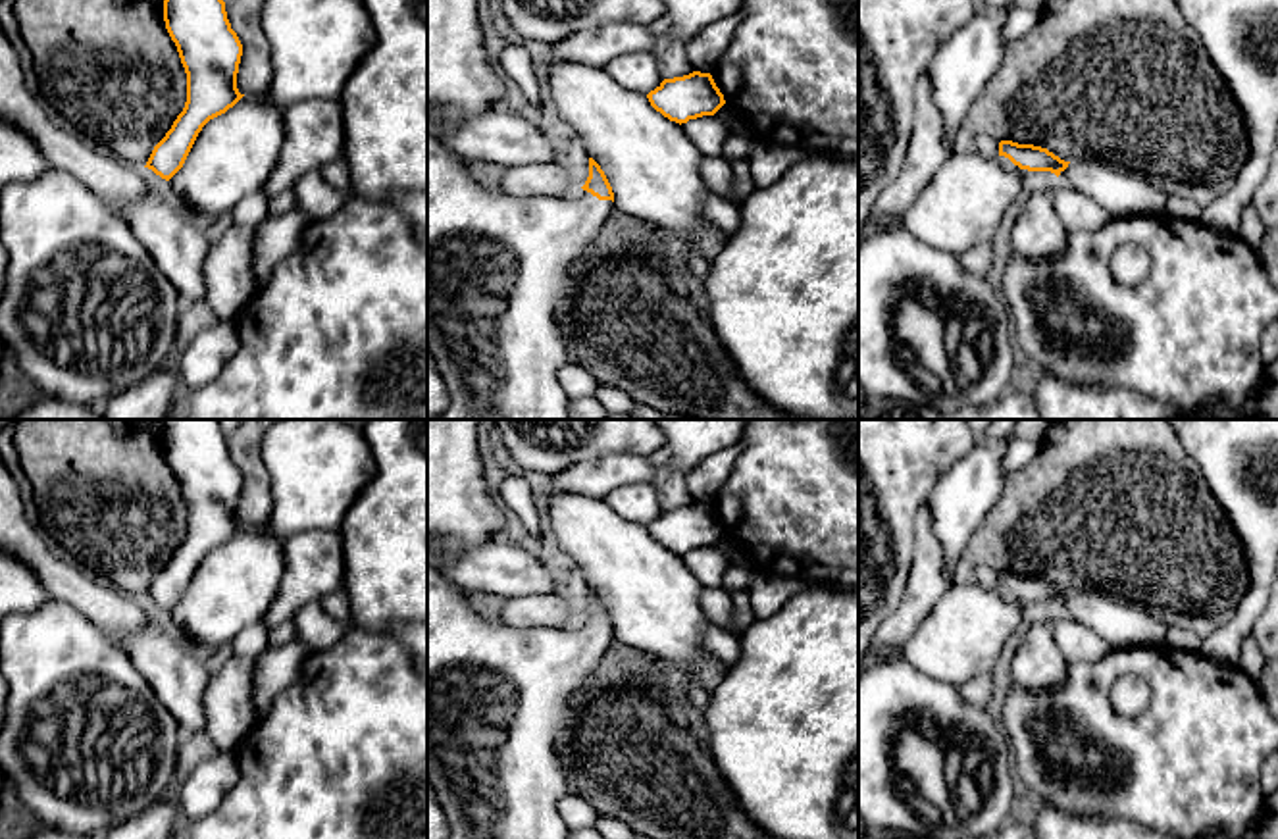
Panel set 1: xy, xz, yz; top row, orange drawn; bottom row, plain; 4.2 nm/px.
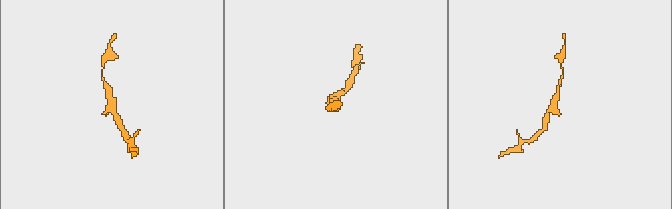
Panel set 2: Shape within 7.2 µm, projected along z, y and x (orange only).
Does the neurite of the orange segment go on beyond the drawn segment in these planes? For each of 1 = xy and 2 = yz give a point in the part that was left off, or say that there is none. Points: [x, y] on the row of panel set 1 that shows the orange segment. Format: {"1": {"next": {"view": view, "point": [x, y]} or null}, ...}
{"1": {"next": null}, "2": {"next": {"view": "yz", "point": [1121, 193]}}}

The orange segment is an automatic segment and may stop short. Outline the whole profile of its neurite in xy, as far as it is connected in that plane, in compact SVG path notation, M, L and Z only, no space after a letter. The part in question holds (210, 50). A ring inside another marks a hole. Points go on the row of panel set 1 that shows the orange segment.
M164 0L164 21L187 73L187 102L144 167L169 181L183 167L202 127L233 108L244 94L237 89L243 44L231 29L223 0Z

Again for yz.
M999 142L999 156L1028 171L1051 171L1066 185L1099 202L1112 216L1161 216L1174 196L1163 183L1097 160L1064 162L1047 148Z

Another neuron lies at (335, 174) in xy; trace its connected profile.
M343 160L331 162L318 169L318 173L325 179L329 187L345 194L346 198L352 198L352 187L346 164Z

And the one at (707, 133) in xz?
M703 115L681 123L685 137L706 158L722 154L726 139L733 133L728 123L716 115Z

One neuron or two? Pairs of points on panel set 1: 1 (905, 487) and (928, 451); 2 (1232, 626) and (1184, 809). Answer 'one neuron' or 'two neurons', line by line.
1: one neuron
2: two neurons

